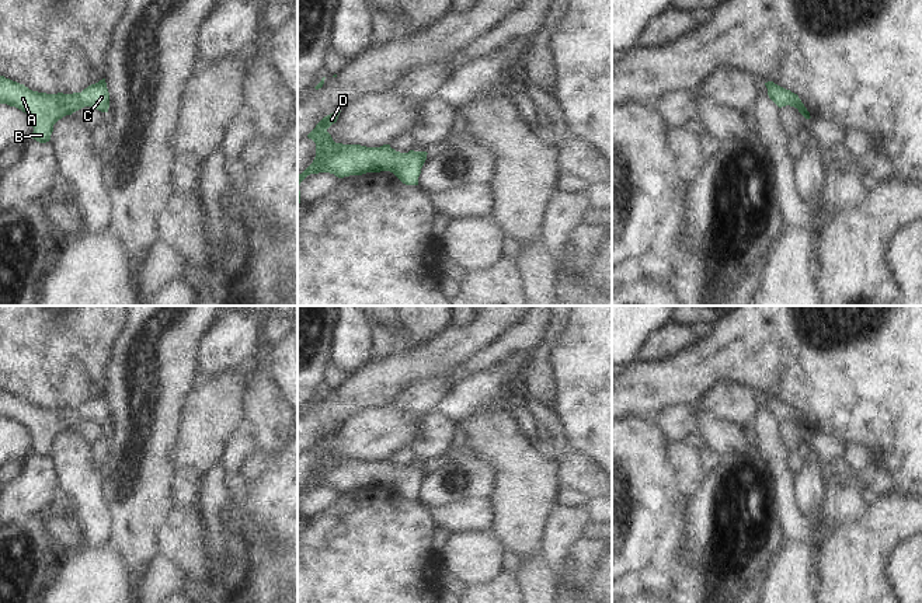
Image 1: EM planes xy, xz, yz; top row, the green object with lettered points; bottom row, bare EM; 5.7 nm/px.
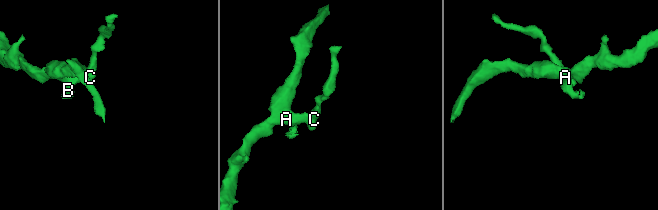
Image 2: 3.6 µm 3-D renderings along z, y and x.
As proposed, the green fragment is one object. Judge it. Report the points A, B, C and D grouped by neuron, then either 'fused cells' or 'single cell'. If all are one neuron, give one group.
A B C D; single cell

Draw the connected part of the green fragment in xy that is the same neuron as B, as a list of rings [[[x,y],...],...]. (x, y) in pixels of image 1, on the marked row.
[[[0,76],[0,104],[7,104],[25,112],[32,121],[32,139],[46,143],[51,140],[53,125],[63,116],[72,115],[84,107],[108,112],[109,93],[105,79],[88,86],[81,93],[46,94],[32,91],[24,84]]]

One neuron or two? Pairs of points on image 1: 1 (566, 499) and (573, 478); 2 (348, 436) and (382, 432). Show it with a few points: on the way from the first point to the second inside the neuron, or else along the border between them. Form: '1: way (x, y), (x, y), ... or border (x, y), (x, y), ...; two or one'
1: border (562, 485), (585, 494), (595, 508); two
2: way (357, 436), (373, 434); one

